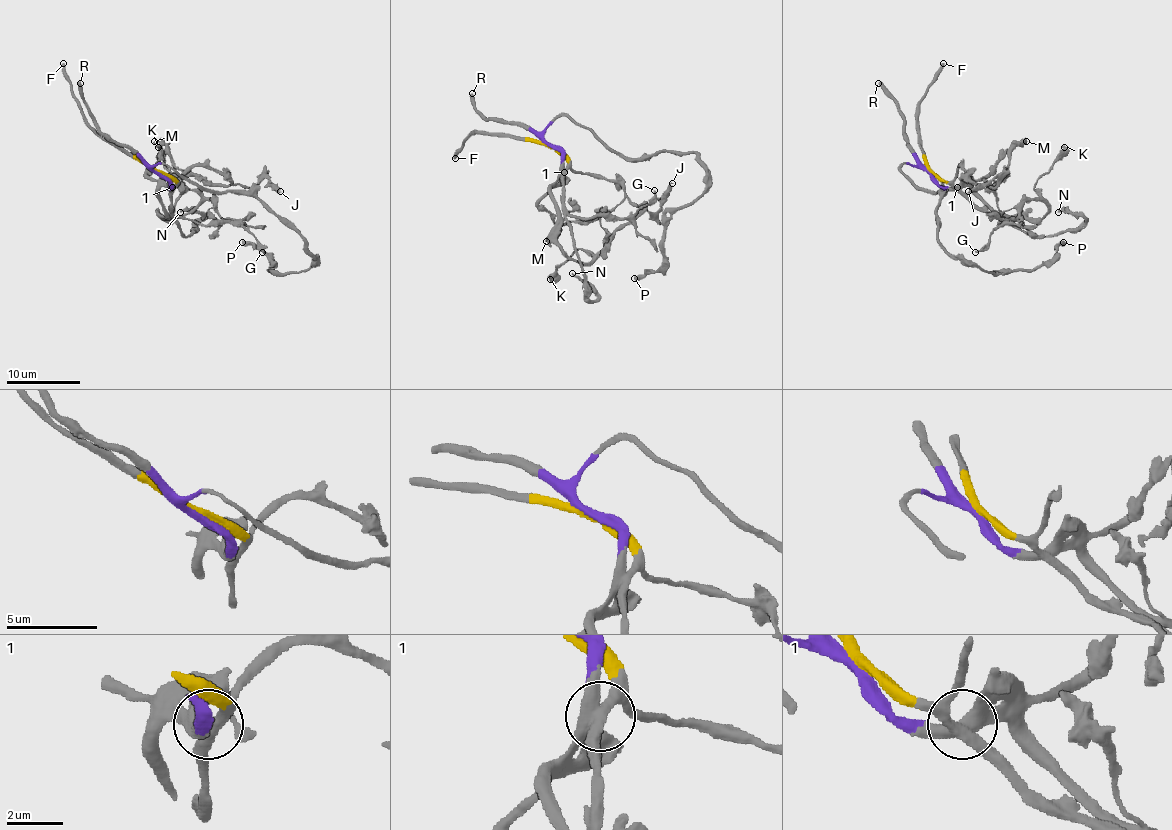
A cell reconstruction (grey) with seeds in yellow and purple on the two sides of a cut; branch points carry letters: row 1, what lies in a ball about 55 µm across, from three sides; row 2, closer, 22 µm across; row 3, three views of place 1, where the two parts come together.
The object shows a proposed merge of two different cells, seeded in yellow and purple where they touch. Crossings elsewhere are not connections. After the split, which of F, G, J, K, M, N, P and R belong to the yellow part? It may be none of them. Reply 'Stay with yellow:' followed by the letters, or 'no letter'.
Stay with yellow: F, G, J, M, N

